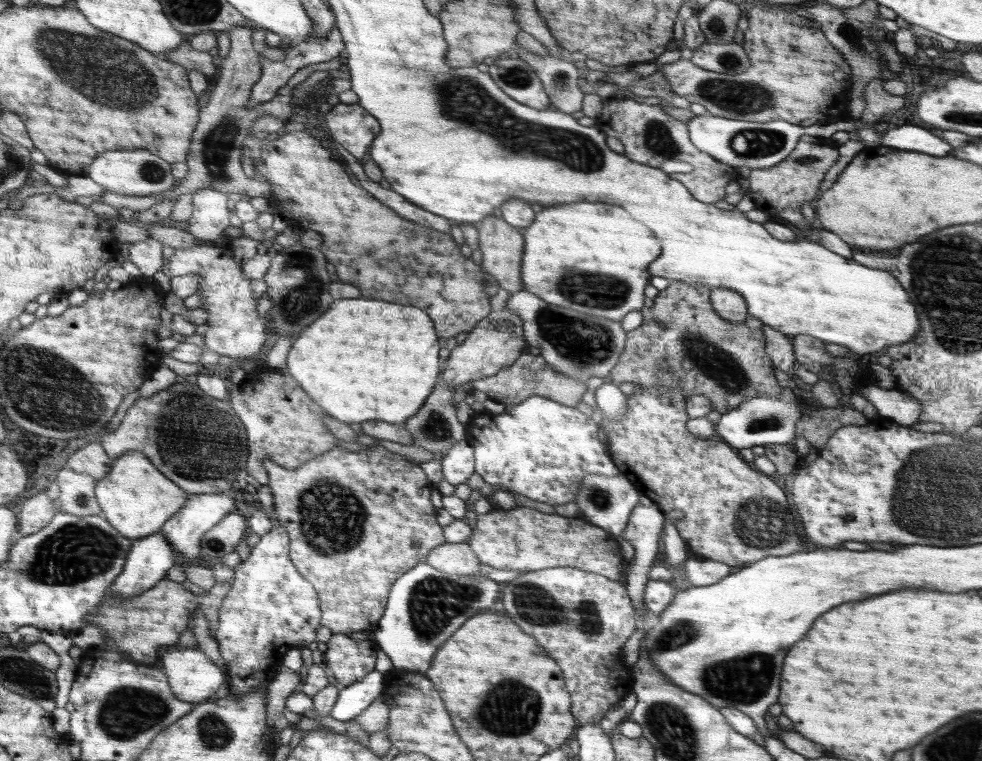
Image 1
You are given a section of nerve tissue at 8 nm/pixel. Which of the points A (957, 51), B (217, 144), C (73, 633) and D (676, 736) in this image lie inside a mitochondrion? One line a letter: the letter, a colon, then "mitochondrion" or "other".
A: other
B: mitochondrion
C: other
D: mitochondrion

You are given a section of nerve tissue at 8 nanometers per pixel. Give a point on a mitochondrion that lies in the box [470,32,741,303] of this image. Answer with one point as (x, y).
(659, 139)

